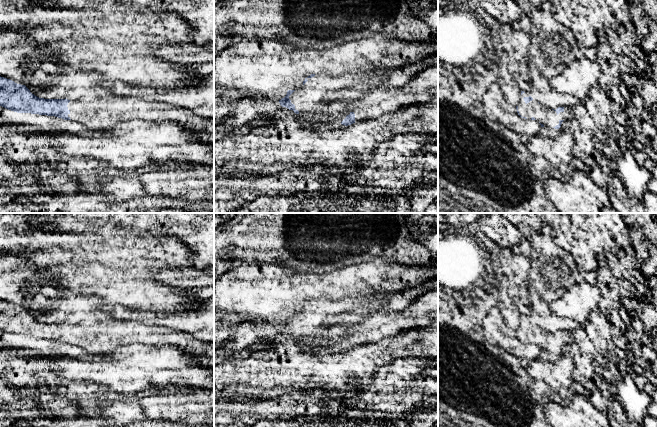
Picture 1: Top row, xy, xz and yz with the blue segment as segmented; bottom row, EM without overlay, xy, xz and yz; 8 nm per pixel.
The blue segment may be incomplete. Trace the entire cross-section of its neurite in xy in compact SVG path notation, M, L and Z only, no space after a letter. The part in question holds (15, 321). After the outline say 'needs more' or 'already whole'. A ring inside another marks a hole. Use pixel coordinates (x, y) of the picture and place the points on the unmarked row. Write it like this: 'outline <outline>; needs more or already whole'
outline M0 300L0 330L17 336L55 340L64 344L79 346L91 354L105 353L121 345L142 343L154 347L174 346L193 356L214 358L214 342L195 339L190 334L171 330L162 326L147 325L138 321L123 321L117 324L95 323L90 326L70 325L68 323L44 323L32 318L21 308Z; needs more

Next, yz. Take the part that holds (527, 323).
outline M521 315L521 324L516 330L517 337L520 341L536 344L541 351L553 351L559 353L564 344L572 341L572 335L568 331L558 331L556 334L550 333L536 324L528 317Z; needs more

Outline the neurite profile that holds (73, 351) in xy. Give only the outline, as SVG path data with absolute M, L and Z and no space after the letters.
M0 330L0 348L4 349L8 356L21 357L35 357L37 353L49 355L56 353L60 356L67 356L73 359L86 361L110 361L110 355L91 354L83 351L79 346L72 344L64 344L55 340L31 338L31 337L17 337Z

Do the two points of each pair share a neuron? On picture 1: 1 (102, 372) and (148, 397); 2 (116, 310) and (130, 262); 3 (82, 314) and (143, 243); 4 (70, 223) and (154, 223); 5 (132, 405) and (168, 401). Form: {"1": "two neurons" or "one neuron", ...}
{"1": "two neurons", "2": "two neurons", "3": "two neurons", "4": "one neuron", "5": "one neuron"}

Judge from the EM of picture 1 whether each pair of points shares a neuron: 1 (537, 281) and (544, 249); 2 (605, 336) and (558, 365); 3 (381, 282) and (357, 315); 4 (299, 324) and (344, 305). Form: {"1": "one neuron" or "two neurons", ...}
{"1": "one neuron", "2": "two neurons", "3": "two neurons", "4": "one neuron"}

